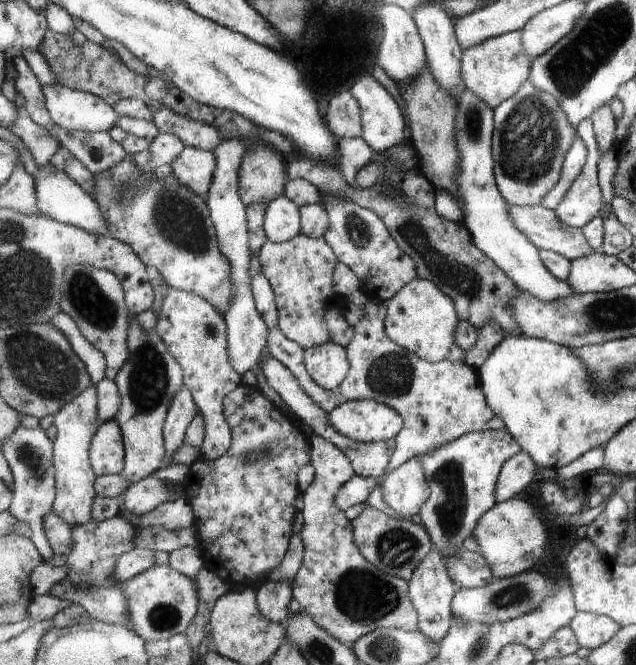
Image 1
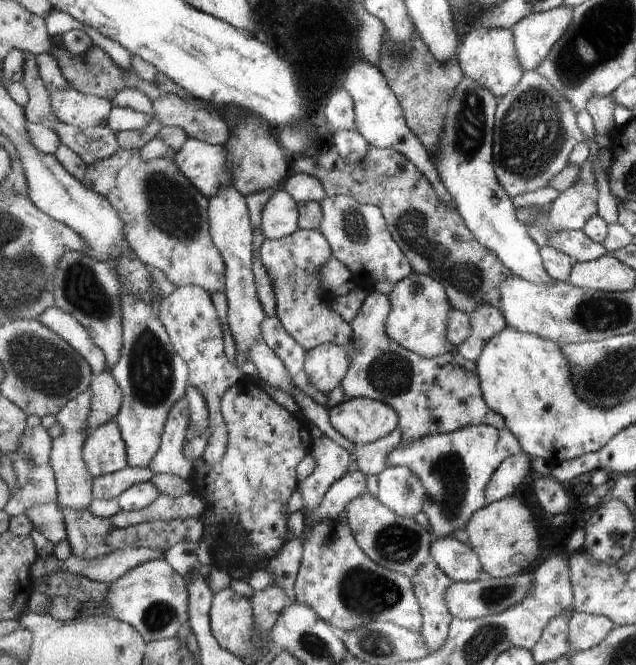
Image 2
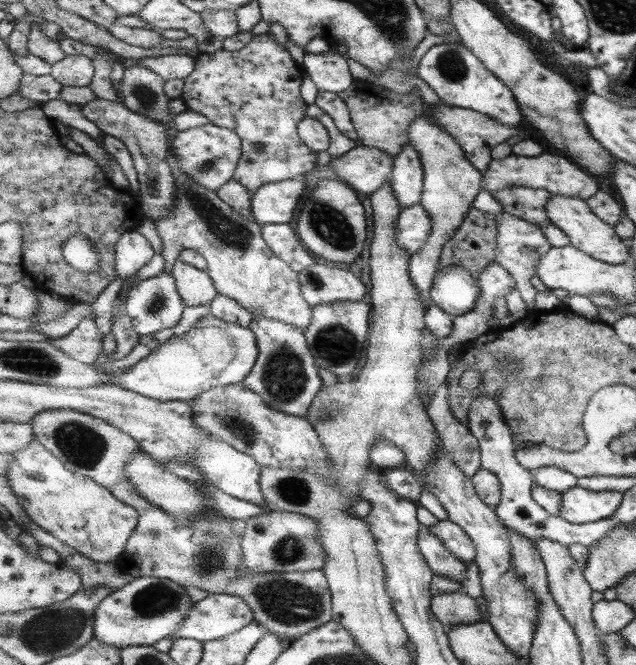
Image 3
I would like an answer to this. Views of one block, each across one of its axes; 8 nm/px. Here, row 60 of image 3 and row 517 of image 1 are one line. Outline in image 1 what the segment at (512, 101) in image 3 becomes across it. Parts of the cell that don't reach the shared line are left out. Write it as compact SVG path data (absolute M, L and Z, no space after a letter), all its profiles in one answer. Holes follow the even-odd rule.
M507 428L469 433L455 442L447 443L432 453L417 457L426 470L427 482L430 483L433 495L423 505L419 516L423 526L430 534L435 550L442 554L442 557L451 557L463 549L463 542L474 536L475 527L479 524L481 517L497 506L498 478L502 473L503 465L507 460L514 457L522 448L518 440L507 430Z

